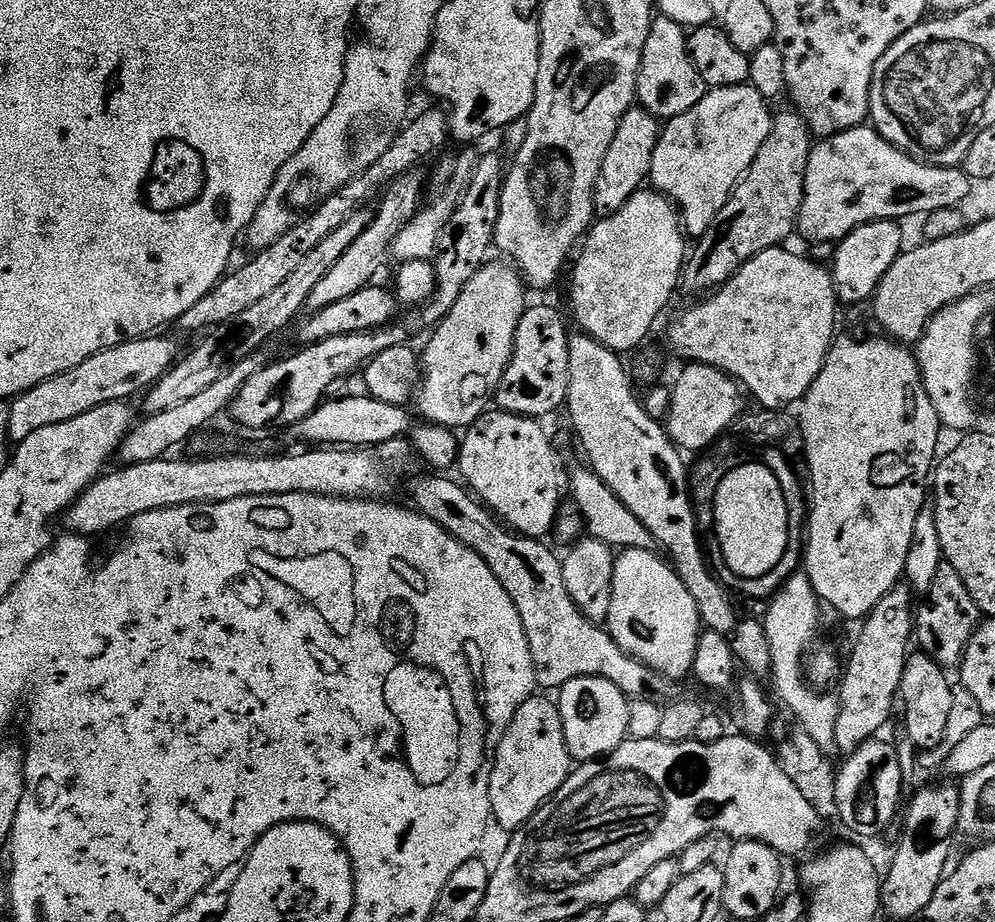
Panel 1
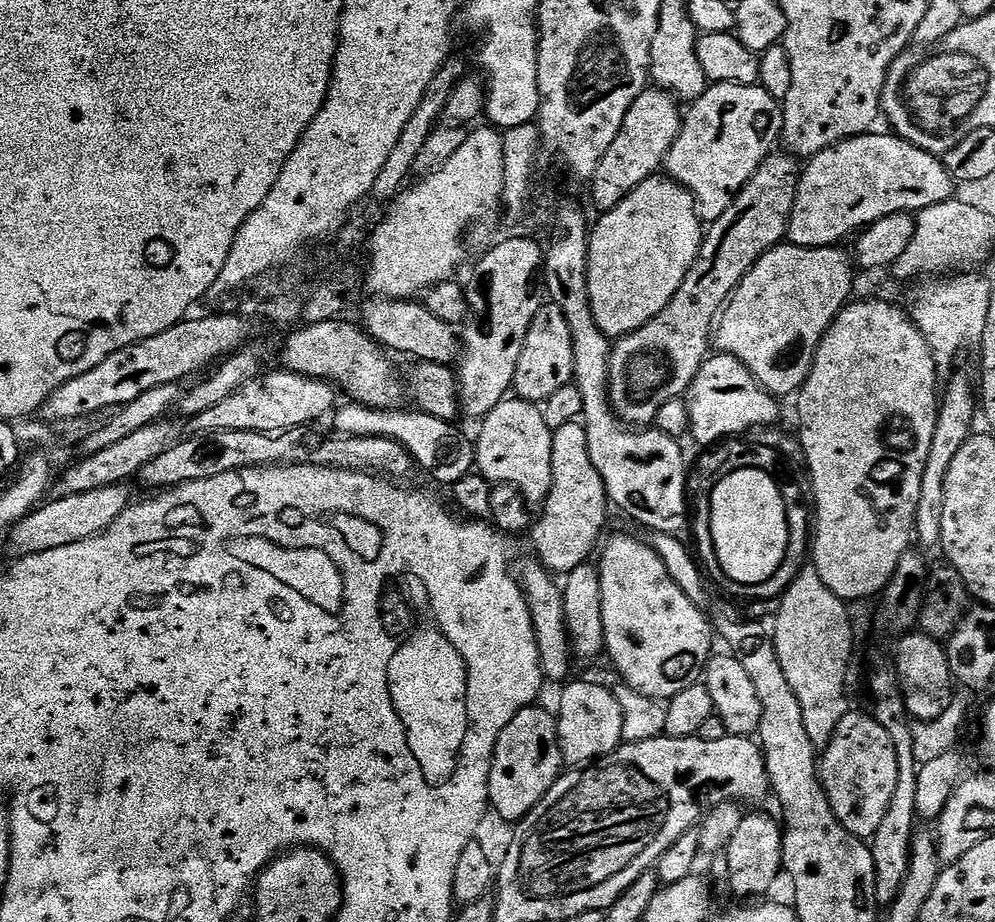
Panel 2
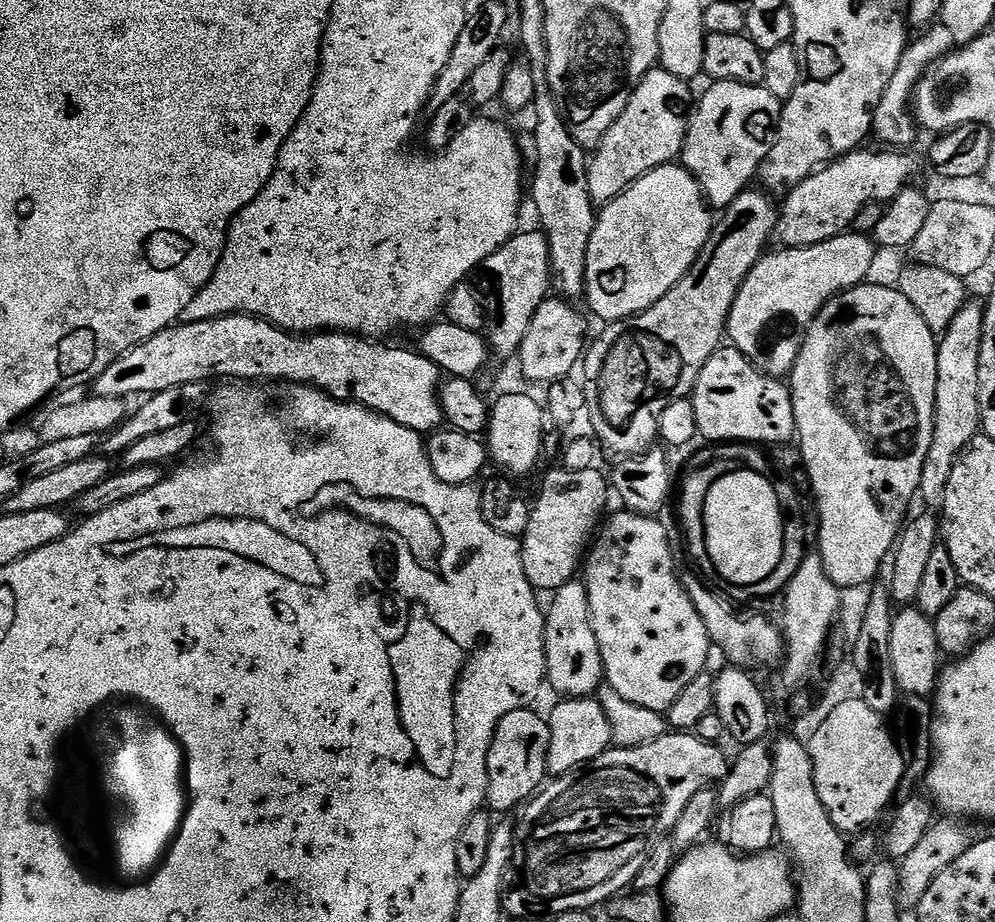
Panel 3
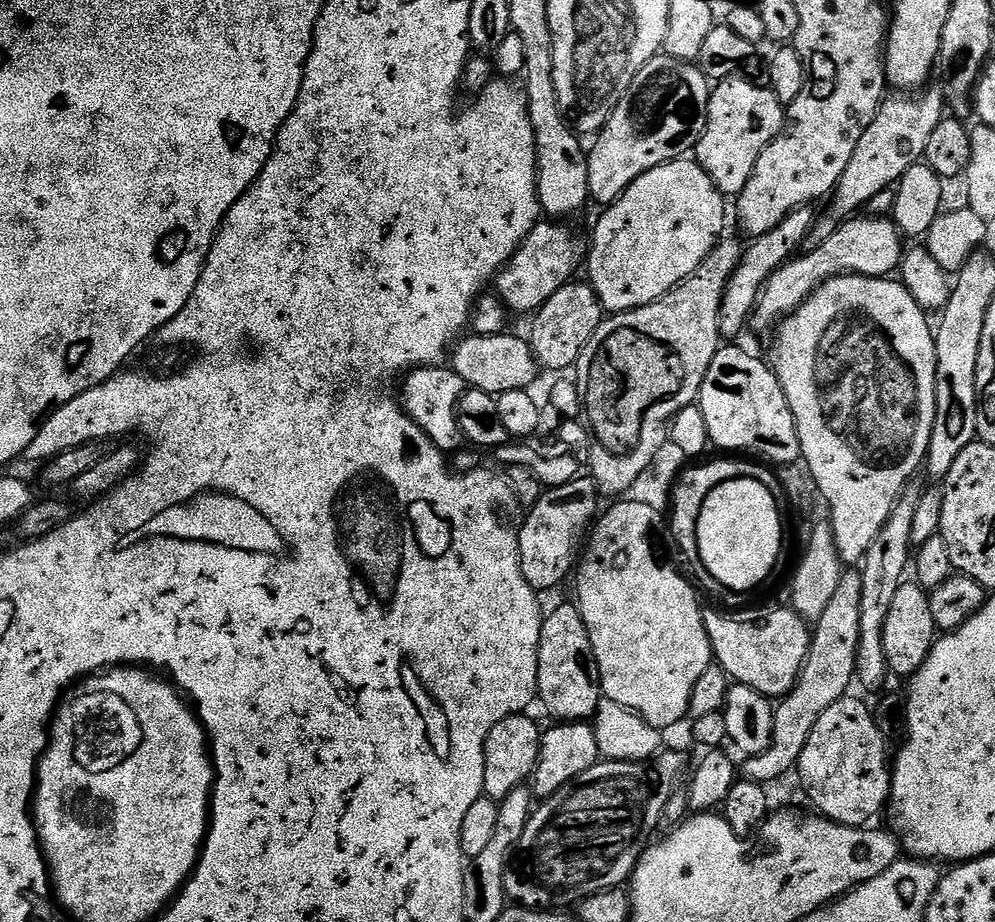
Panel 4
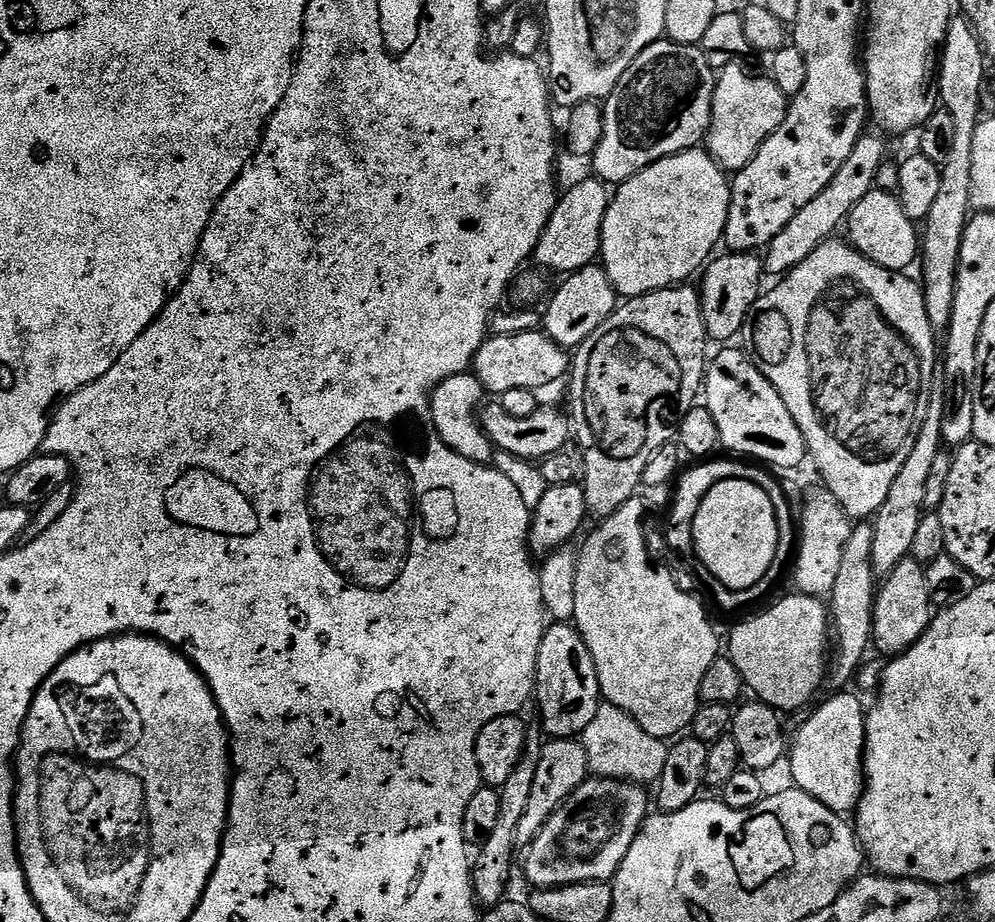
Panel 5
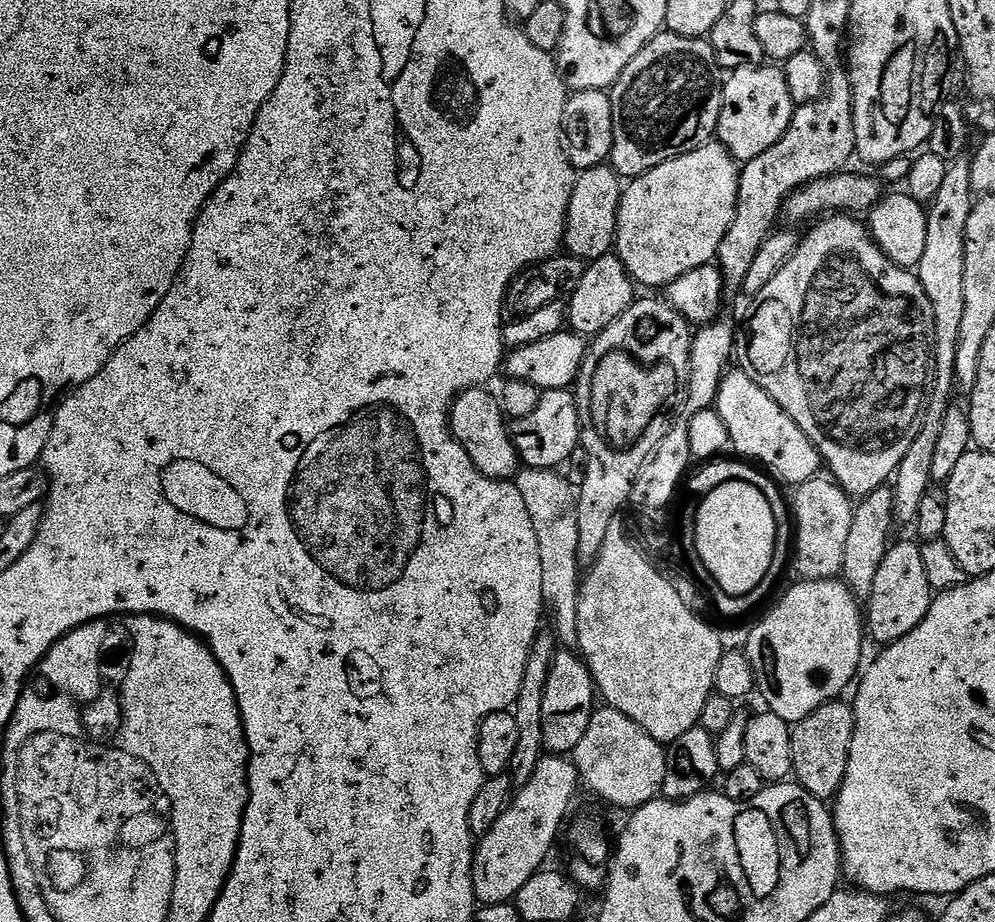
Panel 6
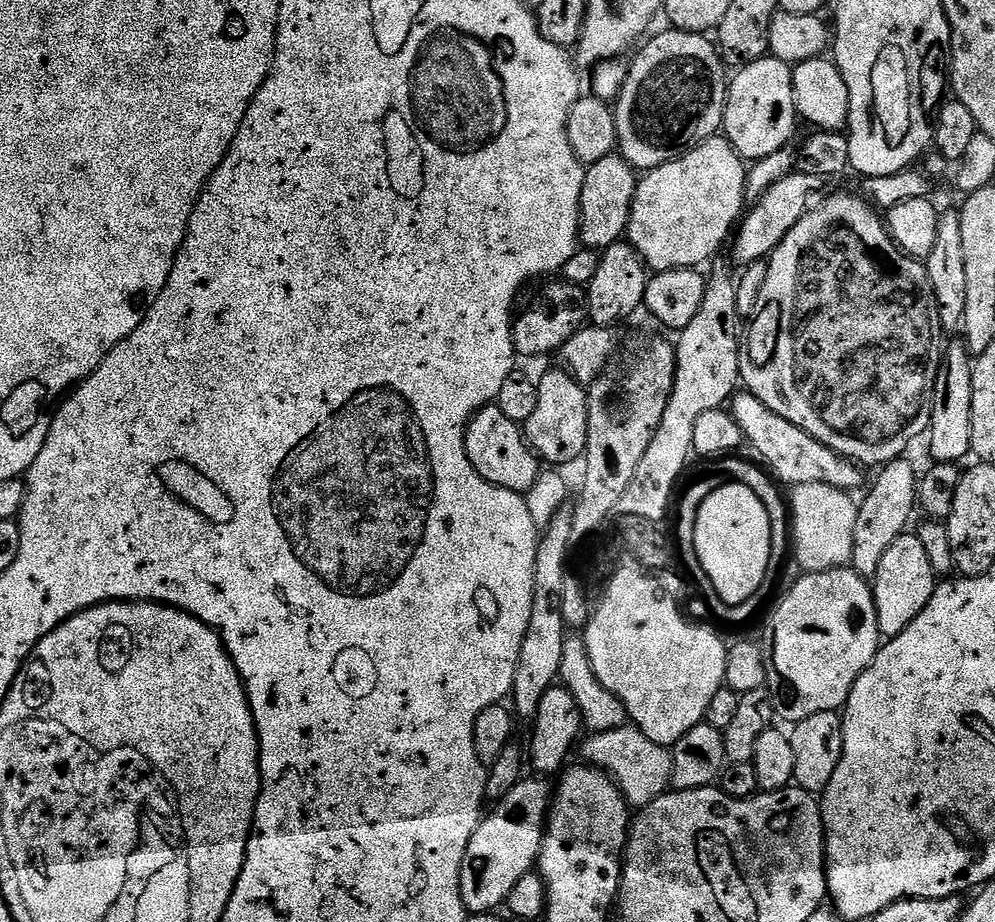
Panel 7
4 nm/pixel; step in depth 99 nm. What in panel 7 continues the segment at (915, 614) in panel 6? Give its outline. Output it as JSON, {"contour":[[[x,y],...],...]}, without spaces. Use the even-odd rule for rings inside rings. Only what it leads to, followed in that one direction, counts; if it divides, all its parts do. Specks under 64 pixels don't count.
{"contour":[[[905,534],[898,538],[898,542],[893,542],[871,581],[881,637],[891,638],[902,634],[902,630],[906,630],[906,626],[910,626],[910,622],[914,622],[914,618],[926,610],[926,602],[930,602],[937,583],[934,566],[930,566],[930,557],[916,535]]]}

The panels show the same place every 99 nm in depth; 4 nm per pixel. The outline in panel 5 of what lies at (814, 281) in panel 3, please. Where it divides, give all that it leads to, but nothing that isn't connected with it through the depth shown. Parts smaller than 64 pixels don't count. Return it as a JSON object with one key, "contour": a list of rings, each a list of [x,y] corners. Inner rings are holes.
{"contour":[[[873,190],[854,206],[854,210],[846,221],[847,239],[853,248],[863,254],[870,262],[882,266],[891,272],[909,271],[908,267],[912,263],[917,263],[918,257],[922,252],[922,236],[918,231],[917,221],[911,220],[902,210],[902,202],[899,195],[888,192]]]}

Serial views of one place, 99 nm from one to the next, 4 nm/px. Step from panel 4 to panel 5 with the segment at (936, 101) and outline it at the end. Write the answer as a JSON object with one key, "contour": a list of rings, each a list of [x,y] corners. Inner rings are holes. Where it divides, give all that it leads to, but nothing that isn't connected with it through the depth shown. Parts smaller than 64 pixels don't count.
{"contour":[[[865,134],[860,137],[856,149],[852,151],[850,158],[846,158],[842,170],[834,174],[830,186],[826,186],[826,190],[822,190],[822,194],[818,194],[814,202],[802,206],[802,210],[798,210],[798,214],[794,214],[794,218],[786,222],[782,234],[778,234],[770,241],[762,256],[764,271],[769,277],[780,278],[792,272],[803,260],[810,258],[810,254],[814,254],[818,246],[833,239],[839,233],[836,232],[839,228],[841,231],[854,206],[858,206],[858,202],[862,202],[862,198],[866,198],[866,194],[873,191],[875,184],[872,183],[875,182],[876,175],[884,164],[884,155],[888,152],[887,146],[884,145],[885,137],[880,134],[875,135]]]}

